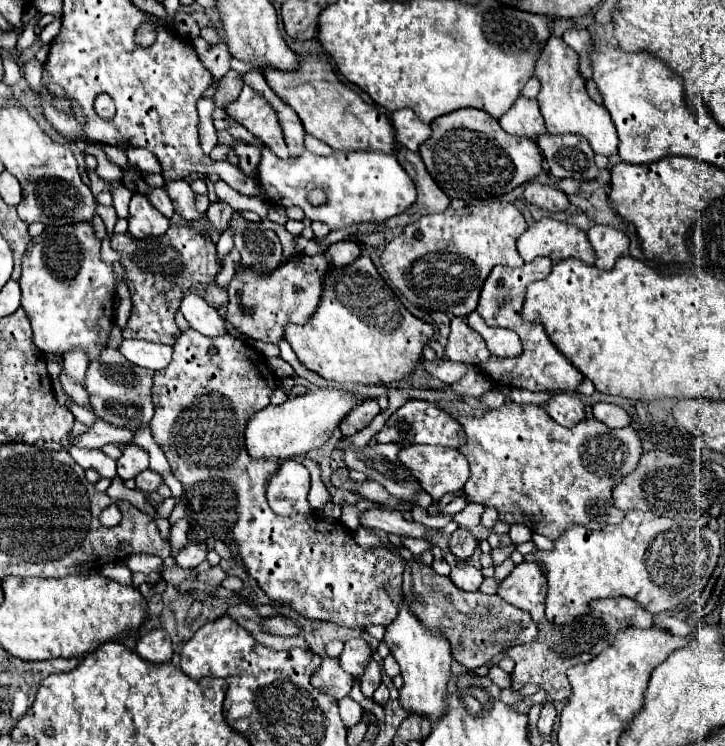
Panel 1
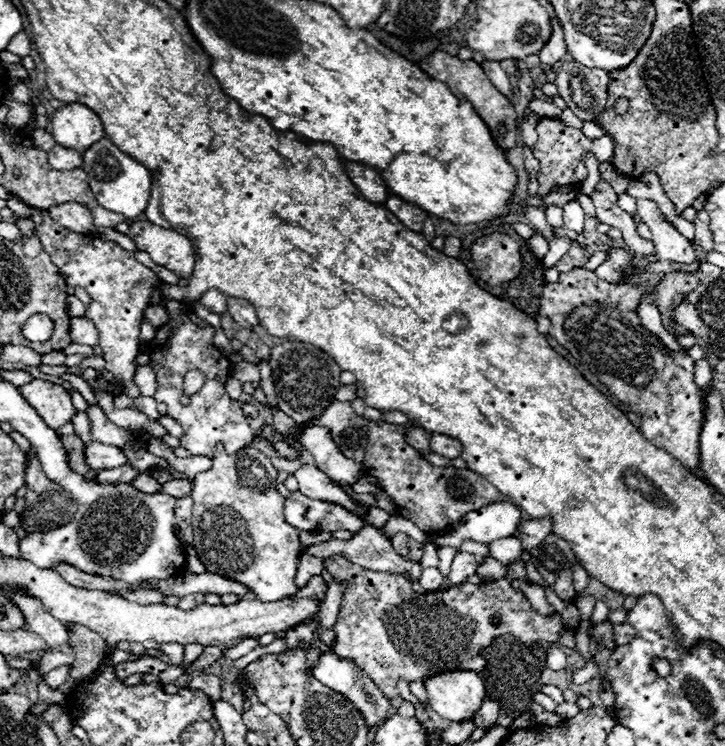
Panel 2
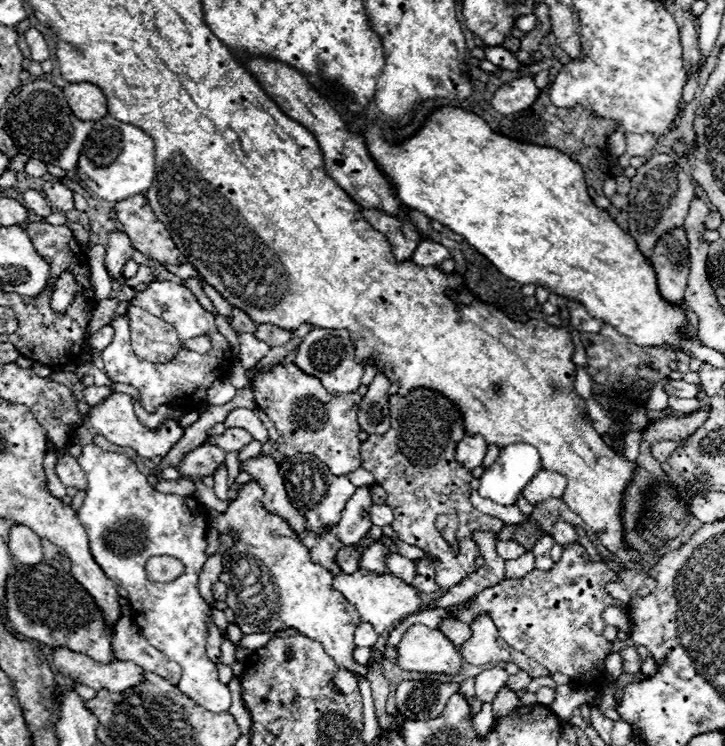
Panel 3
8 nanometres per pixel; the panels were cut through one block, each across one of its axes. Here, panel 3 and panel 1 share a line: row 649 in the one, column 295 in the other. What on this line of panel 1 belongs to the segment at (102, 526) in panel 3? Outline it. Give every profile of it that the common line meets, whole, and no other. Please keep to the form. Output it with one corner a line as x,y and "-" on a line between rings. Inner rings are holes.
262,148
260,160
260,184
268,194
268,202
280,206
300,206
310,220
320,220
336,230
346,224
358,222
374,222
374,220
388,220
400,212
404,212
416,200
416,186
406,170
398,164
392,154
378,152
378,150
356,150
356,152
342,152
336,150
330,156
316,156
308,150
302,156
278,158
270,148
-
312,188
322,188
328,196
324,206
310,206
306,194

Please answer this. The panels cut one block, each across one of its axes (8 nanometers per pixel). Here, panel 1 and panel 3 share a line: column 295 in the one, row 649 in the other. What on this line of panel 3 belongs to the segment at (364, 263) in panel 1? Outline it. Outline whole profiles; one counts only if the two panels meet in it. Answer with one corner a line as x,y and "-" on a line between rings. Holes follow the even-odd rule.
250,480
224,512
206,512
208,526
220,526
226,534
230,530
238,532
234,548
224,554
226,562
220,574
220,580
228,586
226,604
232,608
236,624
242,634
296,628
298,634
320,642
336,664
366,676
368,668
352,658
354,630
360,622
356,608
332,588
334,574
310,560
308,548
298,540
288,522
262,506
262,496
264,490

